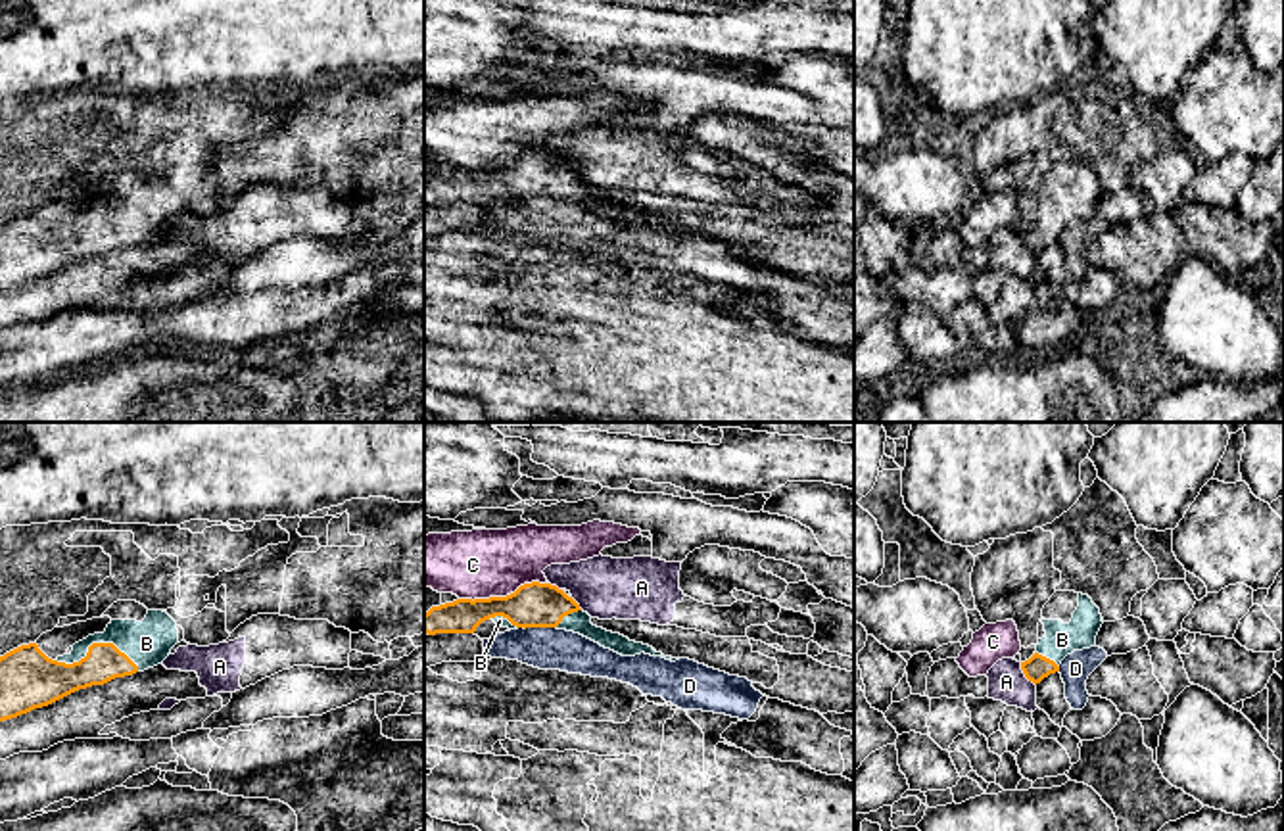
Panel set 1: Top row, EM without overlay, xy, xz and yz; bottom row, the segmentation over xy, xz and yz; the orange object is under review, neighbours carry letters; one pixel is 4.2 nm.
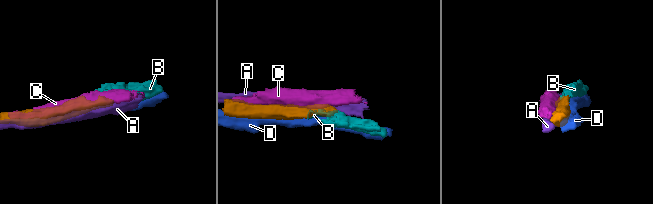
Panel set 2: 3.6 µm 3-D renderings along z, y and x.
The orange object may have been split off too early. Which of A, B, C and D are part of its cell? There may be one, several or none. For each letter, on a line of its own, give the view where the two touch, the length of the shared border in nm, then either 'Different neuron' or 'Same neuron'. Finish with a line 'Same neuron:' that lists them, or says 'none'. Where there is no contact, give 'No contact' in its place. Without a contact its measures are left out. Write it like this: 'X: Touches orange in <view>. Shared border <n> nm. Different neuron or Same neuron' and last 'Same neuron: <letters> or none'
A: Touches orange in yz. Shared border 120 nm. Different neuron
B: Touches orange in xy. Shared border 360 nm. Same neuron
C: Touches orange in xz. Shared border 380 nm. Different neuron
D: Touches orange in xz. Shared border 160 nm. Different neuron
Same neuron: B

